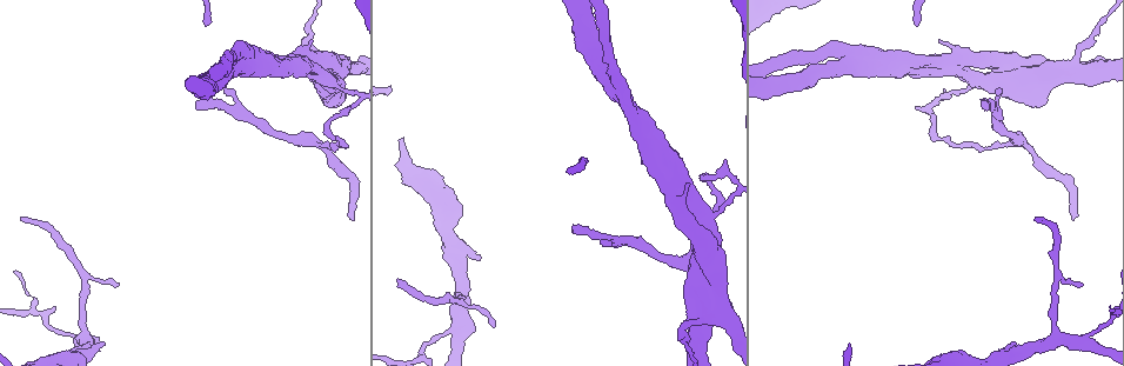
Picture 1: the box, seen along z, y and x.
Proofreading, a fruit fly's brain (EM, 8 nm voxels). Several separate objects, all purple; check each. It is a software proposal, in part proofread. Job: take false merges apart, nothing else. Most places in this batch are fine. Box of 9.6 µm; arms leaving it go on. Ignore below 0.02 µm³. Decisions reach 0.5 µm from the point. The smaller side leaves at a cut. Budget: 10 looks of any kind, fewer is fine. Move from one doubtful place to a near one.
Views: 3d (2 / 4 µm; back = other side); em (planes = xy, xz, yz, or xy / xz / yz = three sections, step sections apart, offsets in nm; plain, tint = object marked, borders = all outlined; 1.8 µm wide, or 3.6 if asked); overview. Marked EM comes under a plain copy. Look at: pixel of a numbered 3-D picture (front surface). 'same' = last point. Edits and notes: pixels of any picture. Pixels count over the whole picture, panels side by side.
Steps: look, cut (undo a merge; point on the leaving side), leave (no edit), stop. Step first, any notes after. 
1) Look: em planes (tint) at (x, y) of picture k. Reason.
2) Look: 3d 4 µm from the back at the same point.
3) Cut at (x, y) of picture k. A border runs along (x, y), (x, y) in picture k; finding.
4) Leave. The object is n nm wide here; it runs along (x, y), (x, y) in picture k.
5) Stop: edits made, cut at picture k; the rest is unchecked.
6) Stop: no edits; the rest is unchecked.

Look: em planes (tint) at (931, 129) of picture 1. Sharp bend.

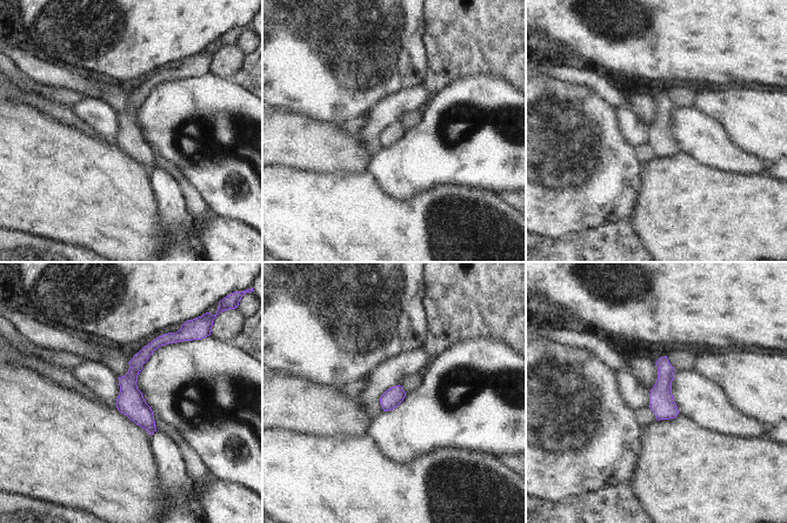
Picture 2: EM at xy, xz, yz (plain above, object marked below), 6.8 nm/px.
Leave. The object is 140 nm wide here; all the same neuron.

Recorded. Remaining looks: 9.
Look: 3d 4 µm at (224, 62) of picture 1. Closes a loop.

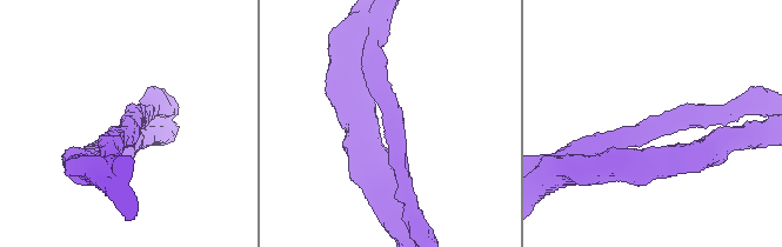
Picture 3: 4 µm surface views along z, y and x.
Look: em planes (tint) at (131, 120) of picture 3.

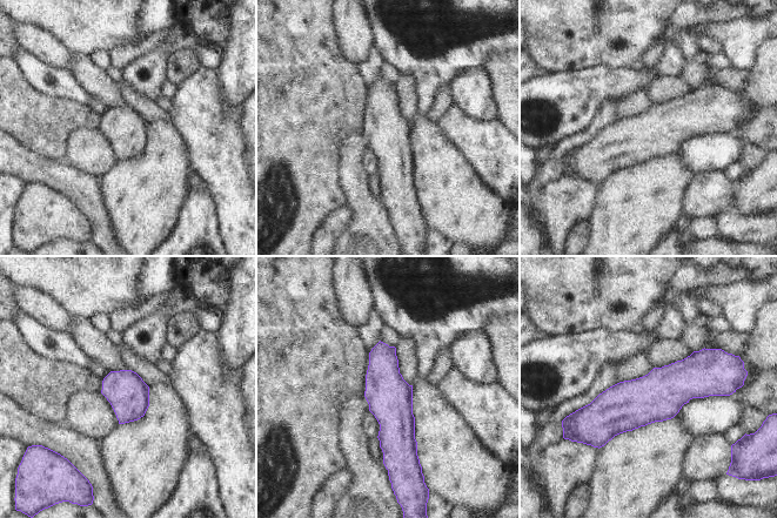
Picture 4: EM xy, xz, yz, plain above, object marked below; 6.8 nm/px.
Leave. It runs along (722, 382), (585, 412) in picture 4; all the same neuron.

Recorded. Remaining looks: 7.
Look: 3d 2 µm at (853, 66) of picture 1. Arms part here.

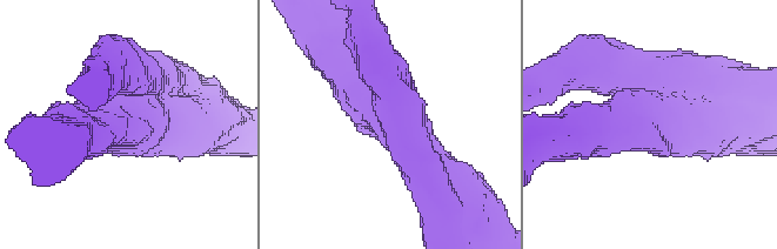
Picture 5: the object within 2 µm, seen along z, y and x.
Look: em xy step 4 (tint) at (398, 120) of picture 5. Now the EM.

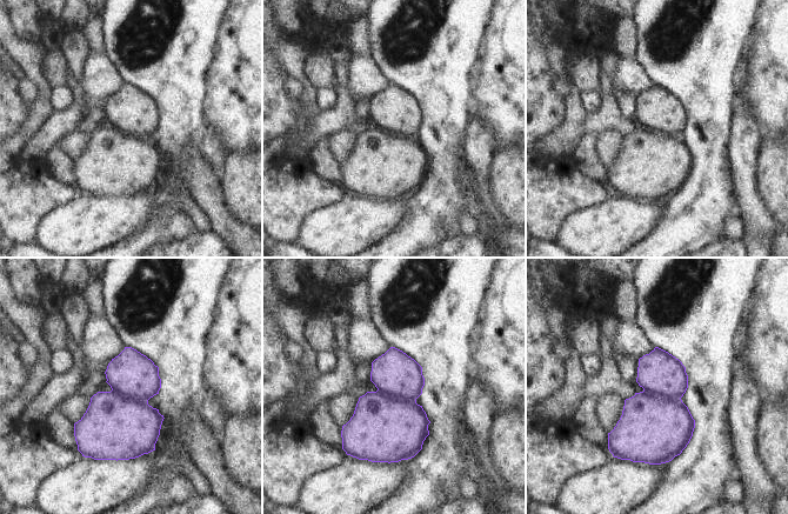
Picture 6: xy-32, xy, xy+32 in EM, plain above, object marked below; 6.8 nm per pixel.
Look: em planes (tint) at the same point. Cut it another way.

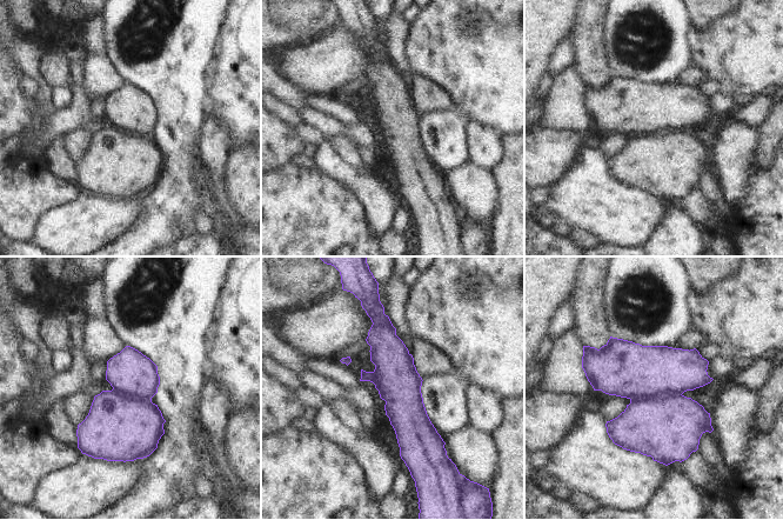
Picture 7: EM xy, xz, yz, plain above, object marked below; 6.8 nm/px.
Leave. The object is 300 nm wide here; it runs along (380, 319), (406, 410), (406, 458) in picture 7; continuous, no second neuron.

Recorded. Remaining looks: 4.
Look: 3d 2 µm at (685, 258) of picture 1. Three arms meet.

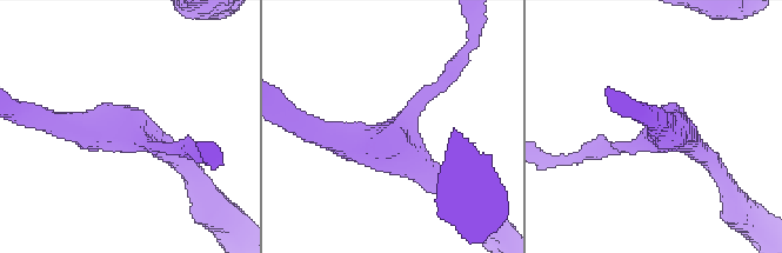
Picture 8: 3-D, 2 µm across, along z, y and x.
Look: em planes (tint) at (130, 137) of picture 8.

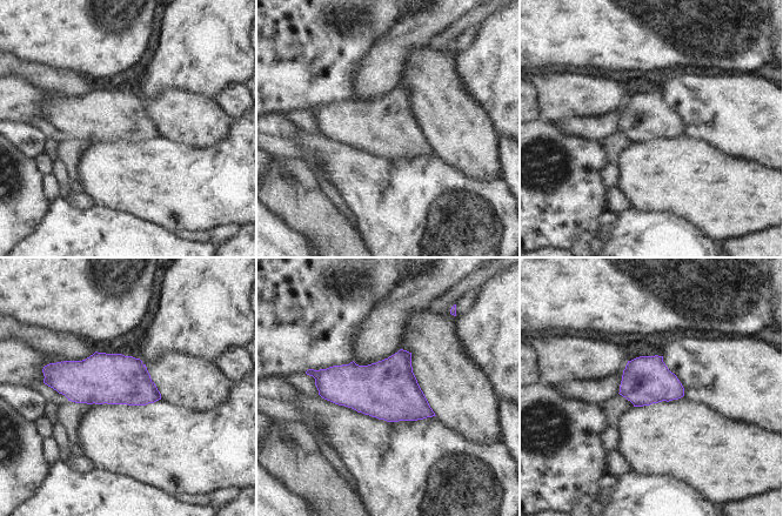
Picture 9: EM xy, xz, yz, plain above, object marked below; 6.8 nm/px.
Leave. The object is 320 nm wide here; all the same neuron.

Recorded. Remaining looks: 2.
Stop: no edits; the rest is unchecked.

